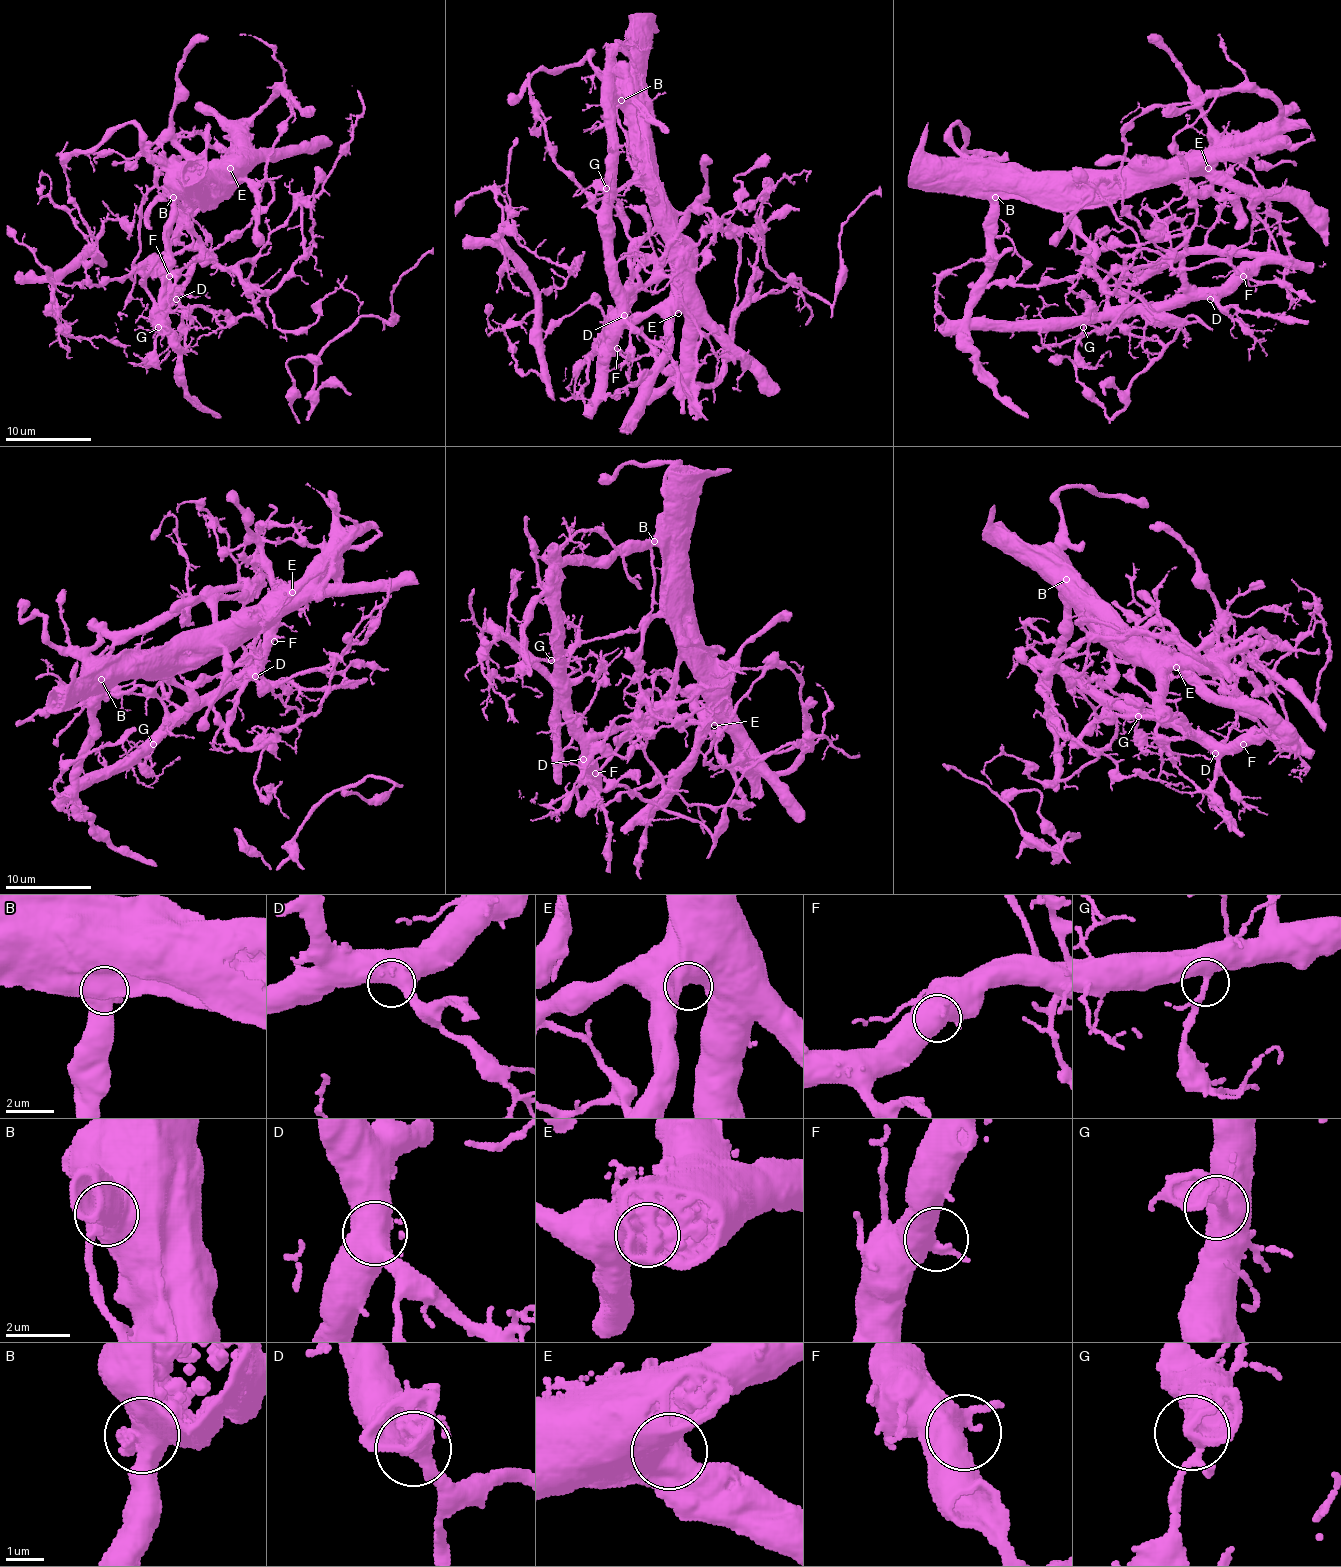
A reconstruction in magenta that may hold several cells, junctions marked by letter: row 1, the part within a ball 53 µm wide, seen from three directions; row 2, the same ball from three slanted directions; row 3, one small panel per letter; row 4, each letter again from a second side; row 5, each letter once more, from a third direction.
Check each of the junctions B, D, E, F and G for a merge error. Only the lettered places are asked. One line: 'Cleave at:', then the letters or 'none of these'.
Cleave at: B

